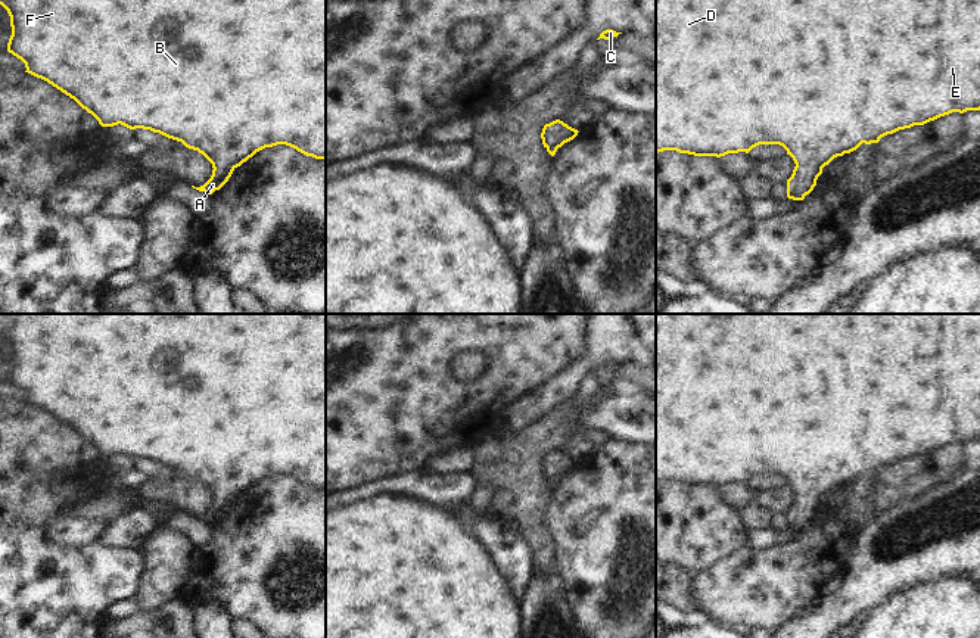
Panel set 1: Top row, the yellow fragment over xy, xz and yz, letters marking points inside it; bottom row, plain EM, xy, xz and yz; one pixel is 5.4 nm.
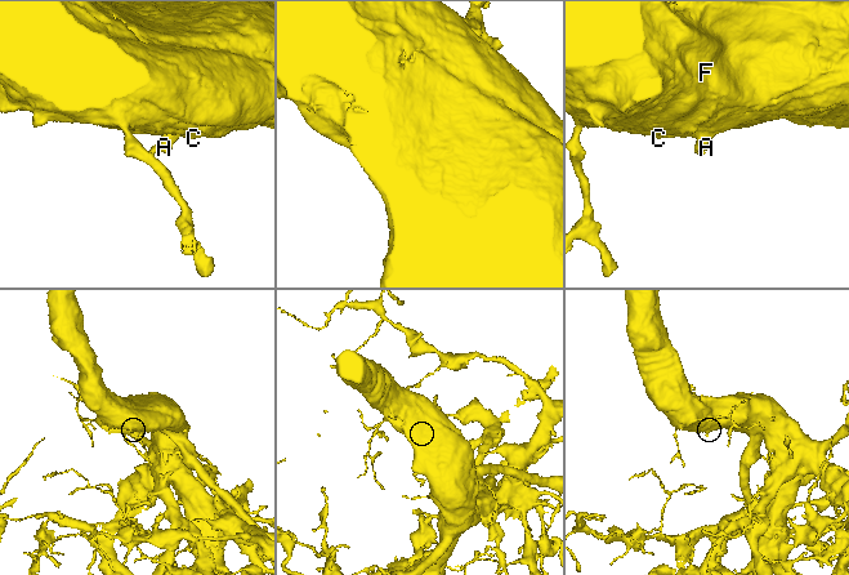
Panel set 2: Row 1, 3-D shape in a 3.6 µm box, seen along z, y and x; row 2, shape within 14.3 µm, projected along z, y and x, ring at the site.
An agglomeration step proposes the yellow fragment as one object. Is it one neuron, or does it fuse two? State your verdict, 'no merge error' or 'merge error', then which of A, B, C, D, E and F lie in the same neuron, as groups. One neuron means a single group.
no merge error; groups A B C D E F

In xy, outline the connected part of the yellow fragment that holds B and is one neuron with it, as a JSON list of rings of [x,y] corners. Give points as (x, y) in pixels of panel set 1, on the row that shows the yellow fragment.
[[[0,0],[10,16],[7,52],[25,63],[28,74],[41,78],[74,99],[102,127],[143,128],[181,141],[212,164],[211,178],[193,189],[212,194],[233,171],[256,152],[286,144],[315,159],[326,159],[326,0]]]

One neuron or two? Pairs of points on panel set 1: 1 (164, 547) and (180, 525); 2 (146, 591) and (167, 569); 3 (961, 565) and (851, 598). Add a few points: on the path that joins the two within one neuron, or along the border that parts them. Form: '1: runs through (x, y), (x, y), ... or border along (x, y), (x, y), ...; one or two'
1: border along (168, 526), (182, 531), (193, 547); two
2: runs through (152, 585), (162, 575); one
3: runs through (933, 565), (886, 565), (879, 572); one

